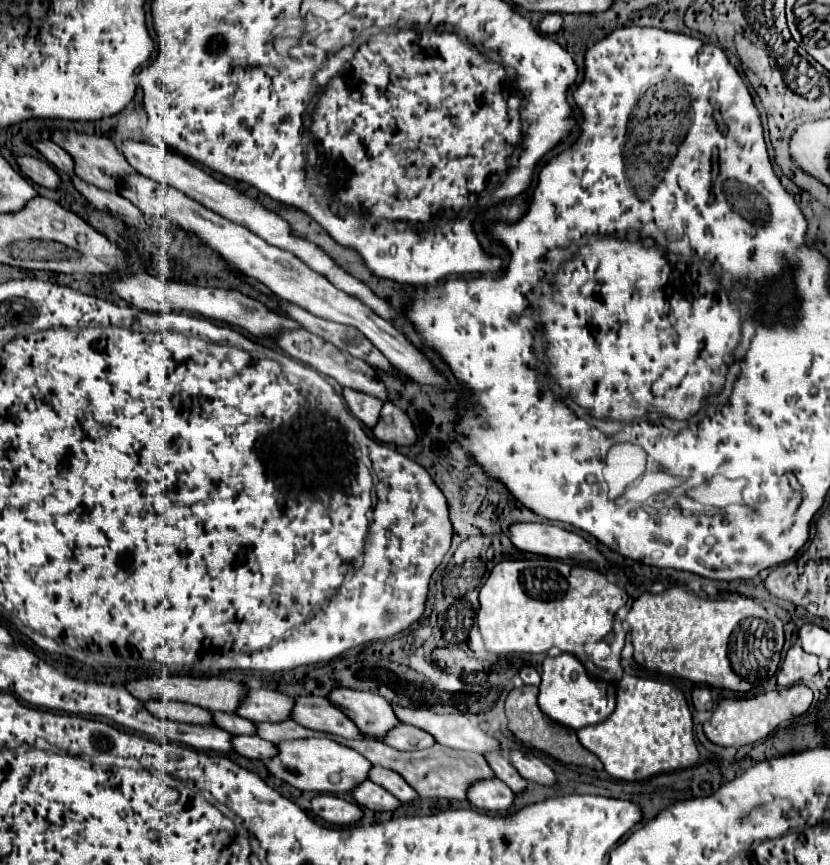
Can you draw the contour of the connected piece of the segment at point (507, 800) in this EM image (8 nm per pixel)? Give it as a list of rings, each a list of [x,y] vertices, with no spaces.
[[[484,779],[470,787],[468,801],[482,811],[506,813],[514,805],[514,793],[500,779]]]

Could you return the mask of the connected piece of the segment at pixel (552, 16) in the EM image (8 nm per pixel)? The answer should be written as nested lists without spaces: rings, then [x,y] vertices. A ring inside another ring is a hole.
[[[548,13],[544,19],[542,19],[542,23],[540,23],[540,31],[542,33],[556,33],[560,27],[562,27],[562,23],[564,23],[564,19],[562,19],[562,15],[558,15],[558,13]]]

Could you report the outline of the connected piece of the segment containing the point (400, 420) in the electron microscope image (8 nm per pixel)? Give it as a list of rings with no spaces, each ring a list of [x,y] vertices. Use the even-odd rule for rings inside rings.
[[[384,403],[380,421],[372,429],[372,433],[382,443],[394,443],[394,445],[414,445],[418,439],[408,415],[392,403]]]

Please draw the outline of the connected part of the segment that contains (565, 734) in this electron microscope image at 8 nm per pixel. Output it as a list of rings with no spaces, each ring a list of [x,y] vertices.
[[[520,687],[520,689],[512,689],[508,699],[506,699],[506,717],[508,717],[508,729],[526,745],[534,747],[534,749],[540,749],[548,755],[552,755],[554,759],[562,761],[562,763],[572,763],[572,765],[582,765],[582,767],[588,767],[588,769],[594,769],[594,771],[602,771],[602,763],[600,759],[594,755],[594,753],[588,753],[578,737],[576,737],[576,731],[574,729],[568,729],[552,719],[548,719],[538,703],[536,703],[536,697],[538,697],[538,687]]]

